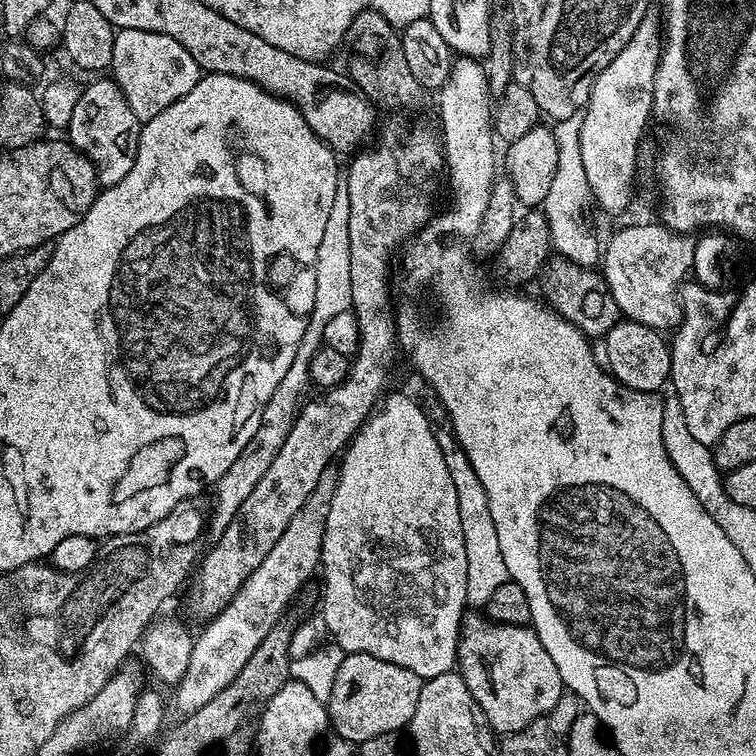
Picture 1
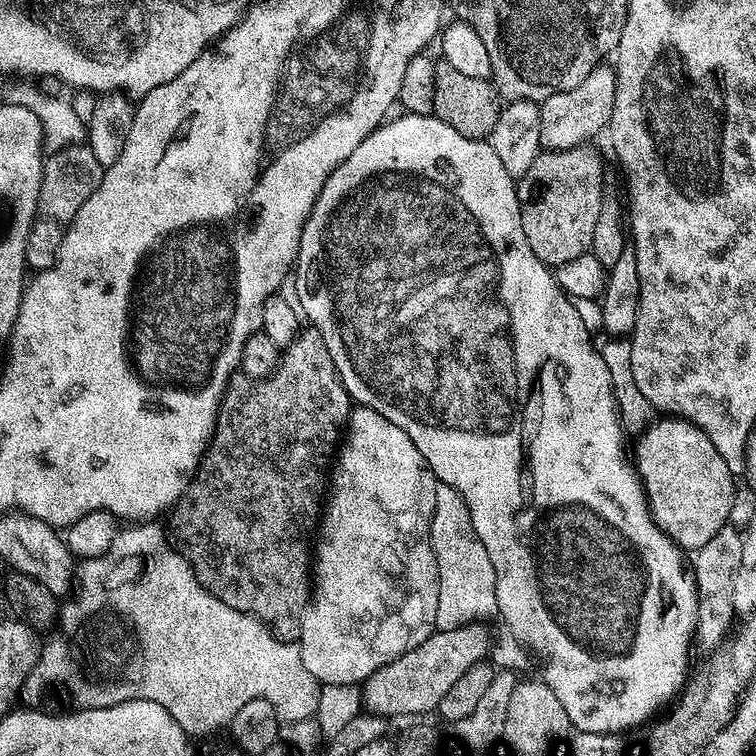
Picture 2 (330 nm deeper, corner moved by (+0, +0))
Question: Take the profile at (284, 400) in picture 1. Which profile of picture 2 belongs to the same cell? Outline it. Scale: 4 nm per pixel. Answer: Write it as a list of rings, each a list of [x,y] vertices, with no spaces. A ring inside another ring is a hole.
[[[136,522],[131,526],[124,526],[119,529],[114,538],[114,542],[110,546],[110,550],[106,550],[106,554],[102,554],[98,558],[90,558],[89,560],[81,559],[74,568],[74,591],[67,597],[68,608],[64,608],[64,620],[60,620],[60,632],[56,632],[56,636],[52,636],[52,644],[48,644],[48,648],[44,648],[41,652],[38,662],[34,666],[34,670],[30,670],[30,674],[26,678],[26,682],[20,688],[19,699],[25,700],[25,705],[36,706],[43,696],[51,694],[55,688],[61,688],[70,699],[73,700],[77,709],[81,708],[105,708],[106,706],[118,706],[122,702],[130,702],[131,700],[145,700],[146,702],[158,702],[158,706],[162,706],[175,720],[178,726],[187,732],[189,737],[204,736],[207,732],[212,732],[215,728],[231,725],[238,710],[246,702],[251,699],[269,700],[276,708],[276,715],[281,721],[287,722],[289,725],[299,722],[299,720],[313,719],[318,710],[319,694],[321,683],[314,678],[314,674],[310,674],[310,670],[306,670],[306,666],[300,657],[300,649],[295,643],[285,642],[276,639],[269,632],[268,627],[261,620],[255,620],[253,616],[247,616],[244,612],[234,610],[230,606],[217,604],[208,596],[156,596],[156,576],[152,578],[152,584],[144,582],[144,556],[148,556],[148,544],[150,544],[150,532],[153,532],[157,525],[152,522]]]

